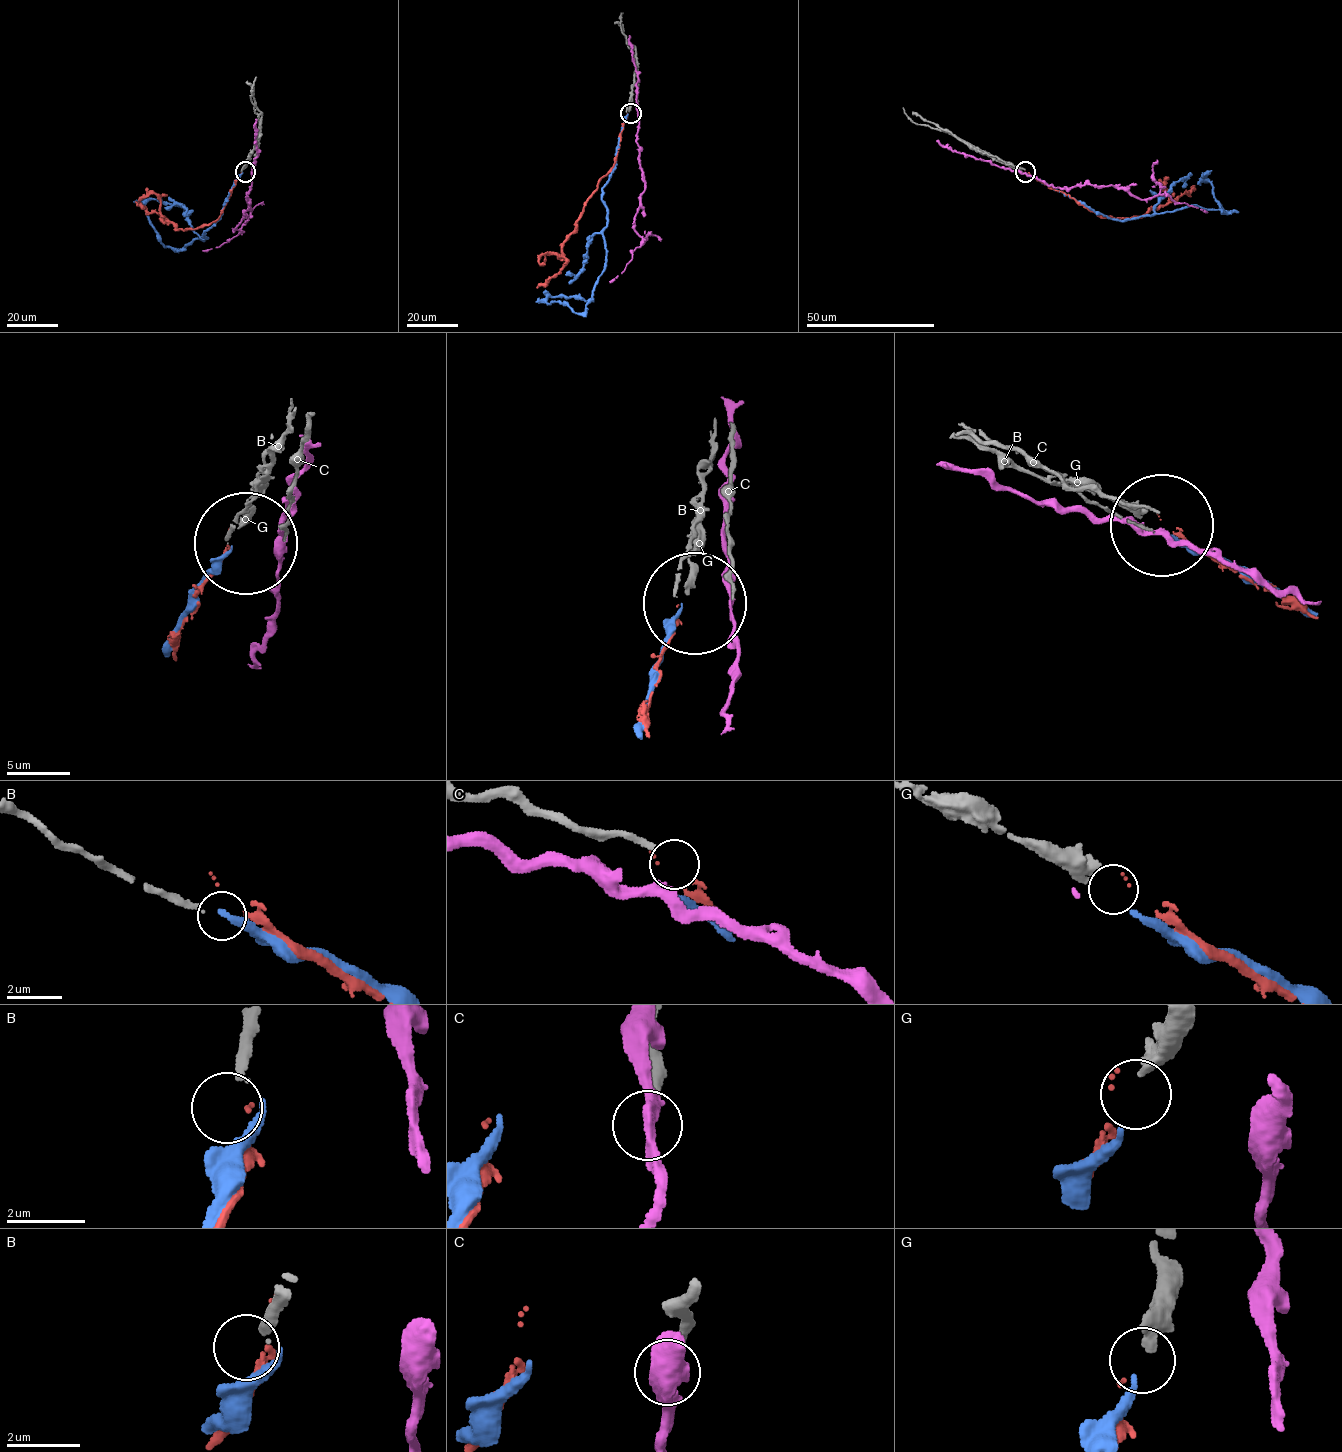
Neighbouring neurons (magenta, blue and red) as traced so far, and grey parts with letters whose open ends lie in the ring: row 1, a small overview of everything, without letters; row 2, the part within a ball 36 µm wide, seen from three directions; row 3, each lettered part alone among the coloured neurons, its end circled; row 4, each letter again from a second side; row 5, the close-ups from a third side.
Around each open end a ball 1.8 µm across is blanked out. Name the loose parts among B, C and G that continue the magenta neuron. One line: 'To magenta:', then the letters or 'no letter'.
To magenta: no letter

